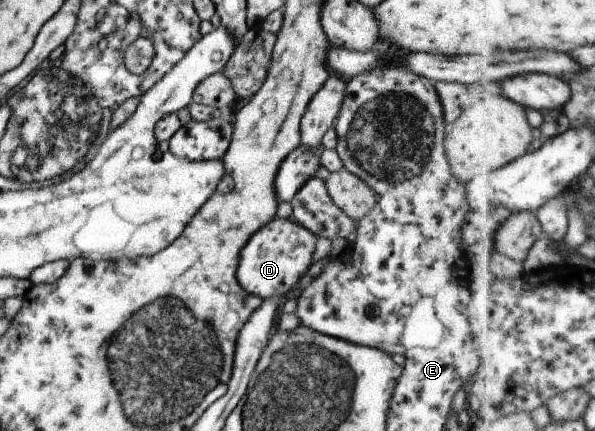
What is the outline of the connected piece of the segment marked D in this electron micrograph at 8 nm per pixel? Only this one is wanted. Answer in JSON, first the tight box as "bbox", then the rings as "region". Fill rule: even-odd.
{"bbox":[236,217,317,300],"region":[[[275,217],[254,233],[242,247],[238,269],[236,269],[236,279],[240,287],[262,299],[276,296],[284,300],[293,284],[314,263],[312,259],[317,238],[317,234],[312,234],[310,230],[298,223],[294,224],[289,219]]]}

